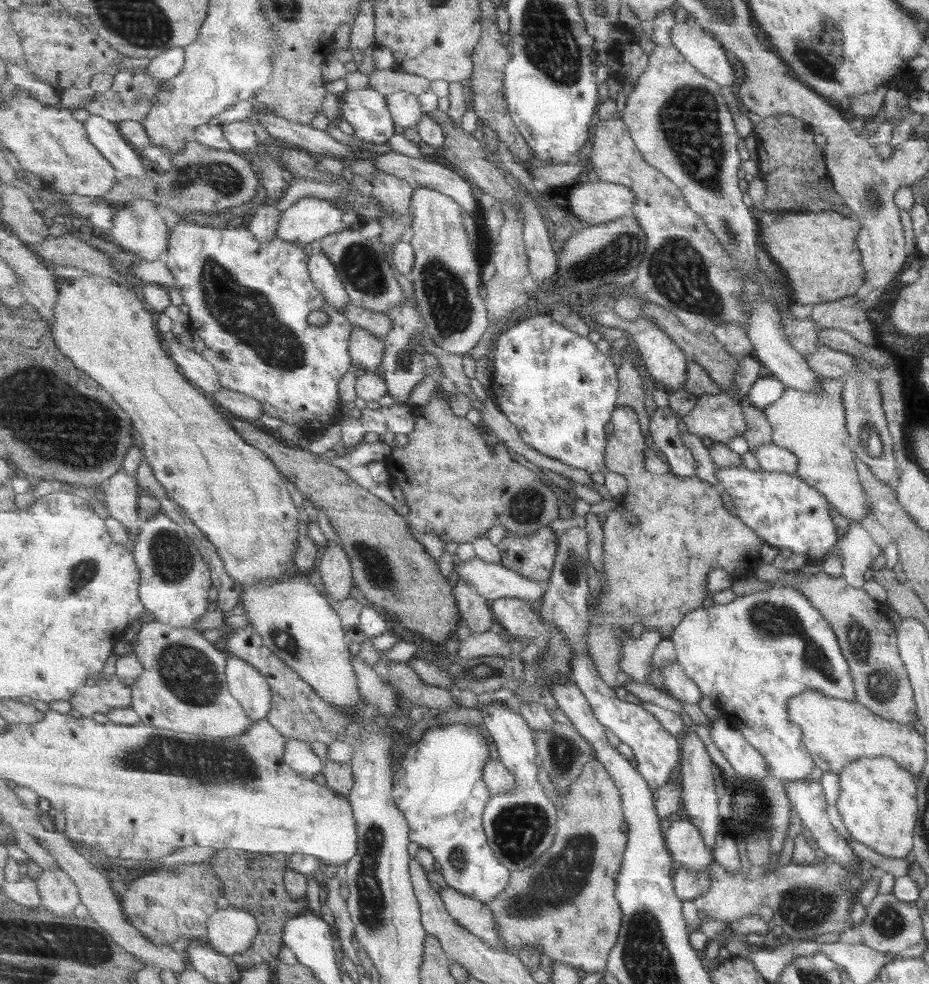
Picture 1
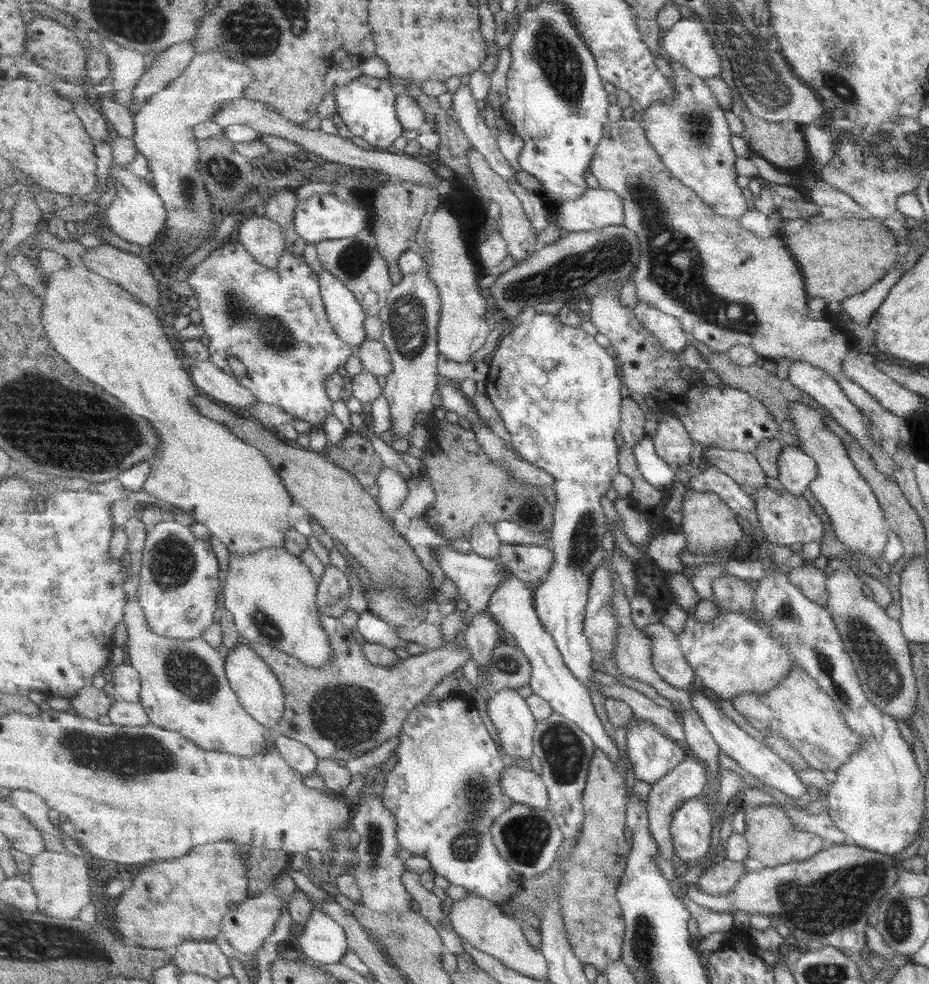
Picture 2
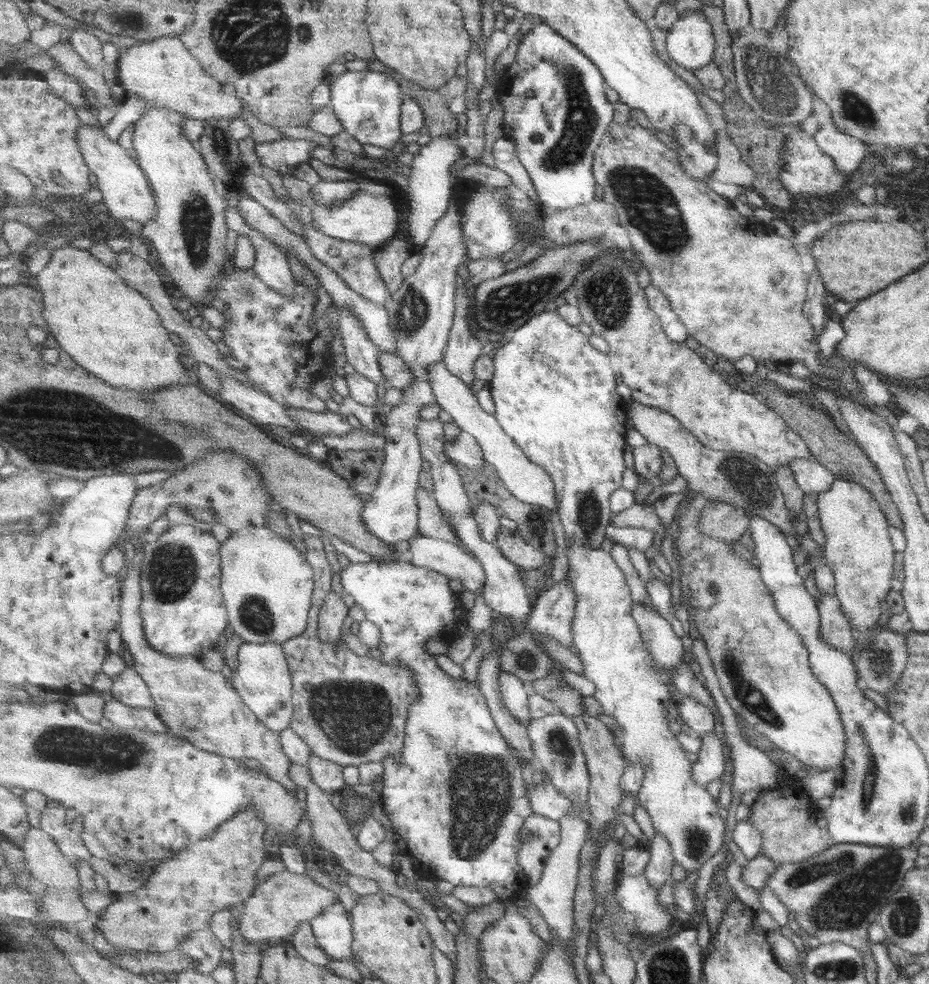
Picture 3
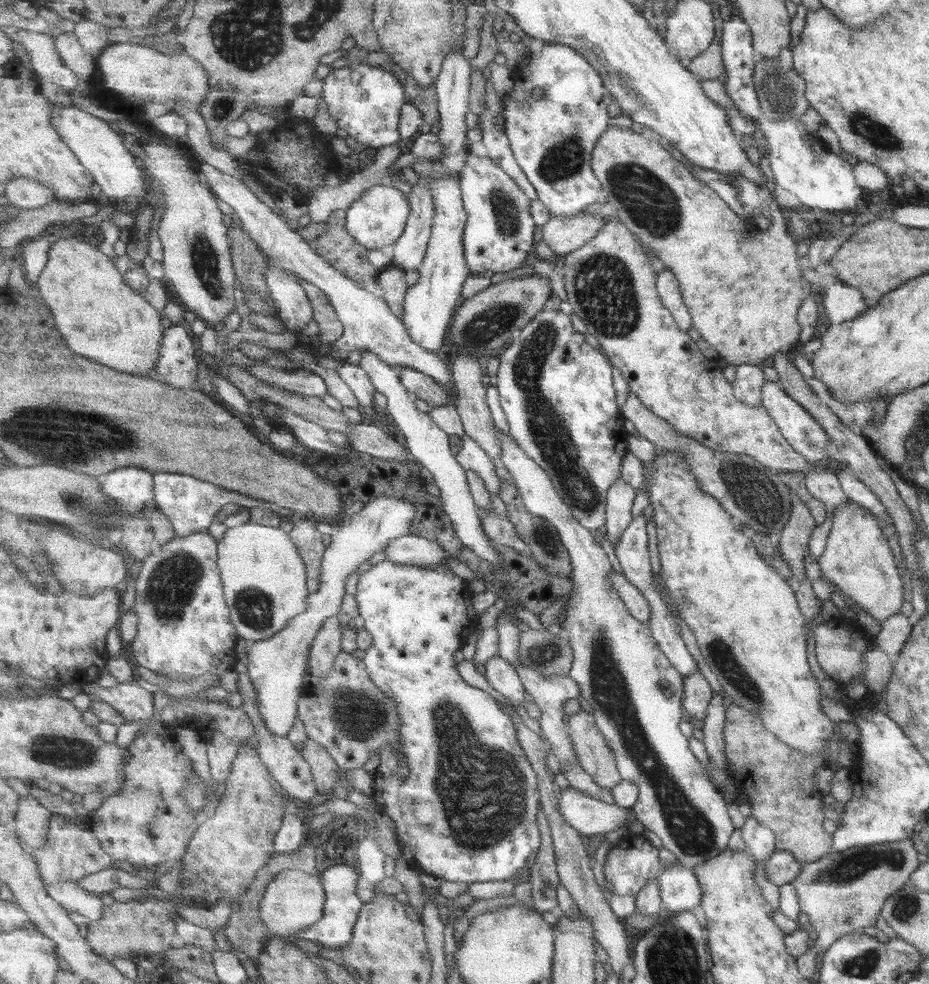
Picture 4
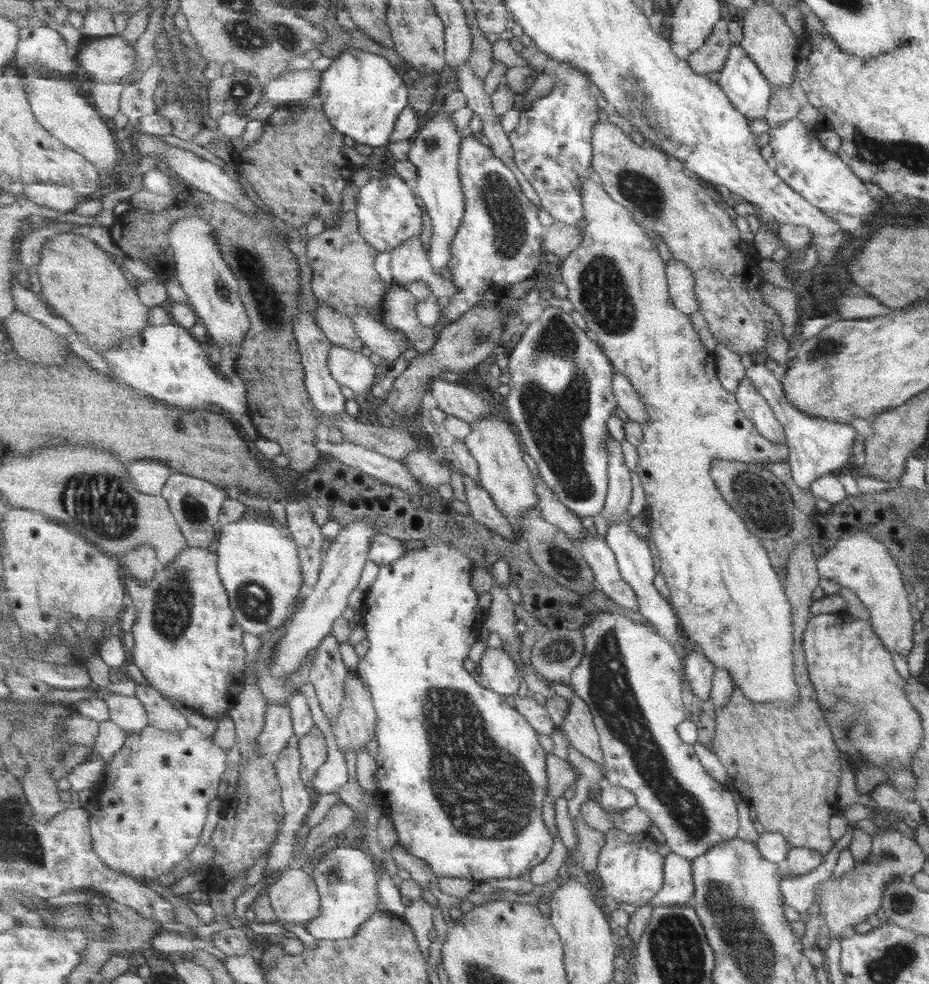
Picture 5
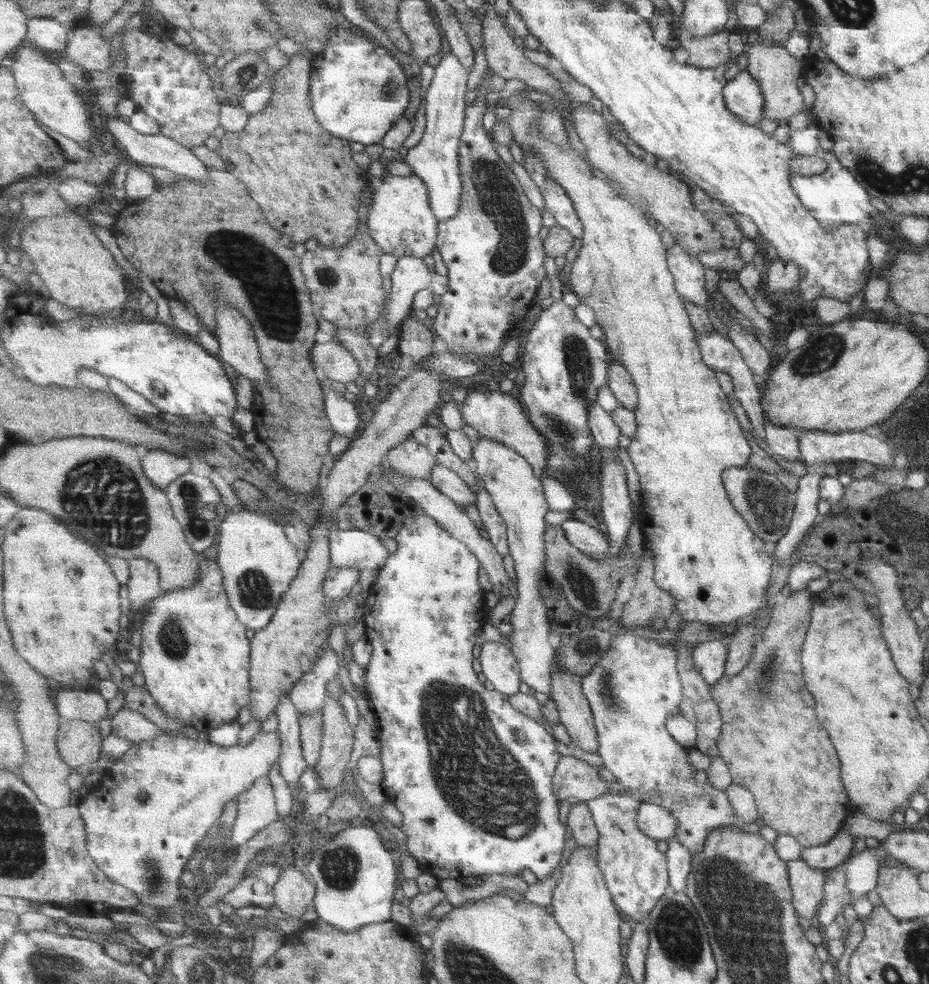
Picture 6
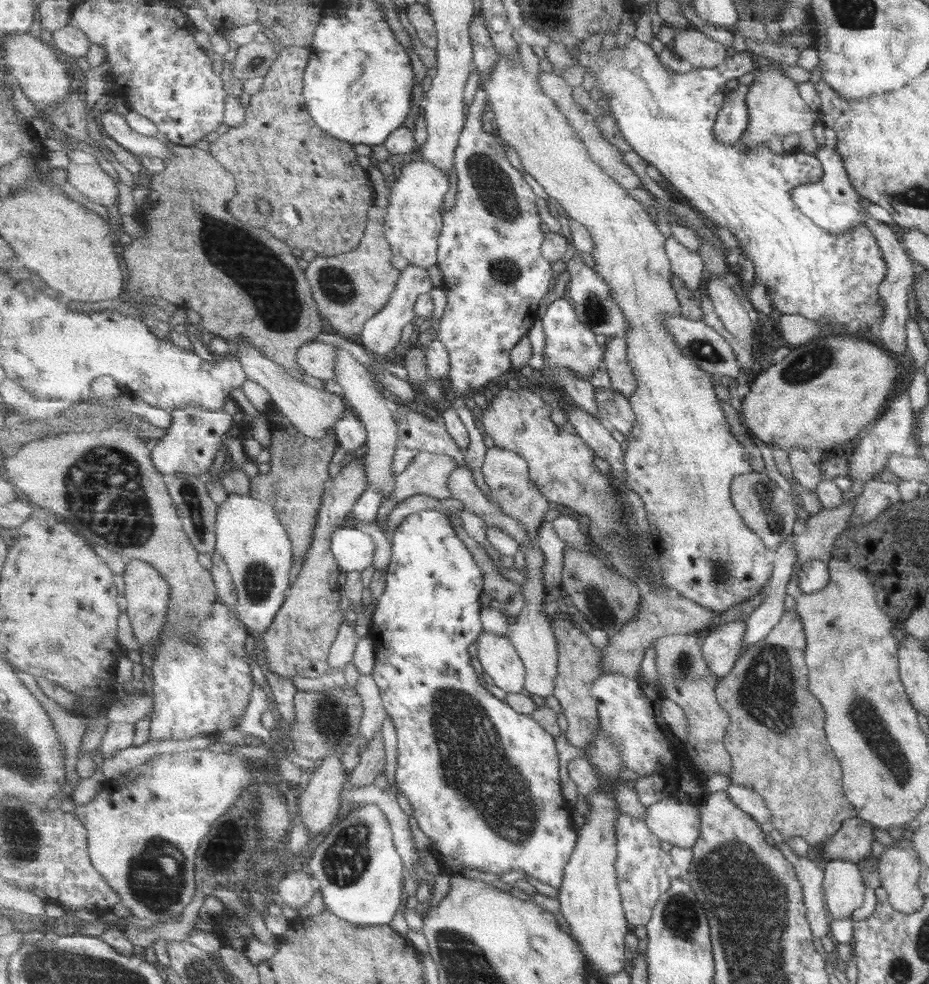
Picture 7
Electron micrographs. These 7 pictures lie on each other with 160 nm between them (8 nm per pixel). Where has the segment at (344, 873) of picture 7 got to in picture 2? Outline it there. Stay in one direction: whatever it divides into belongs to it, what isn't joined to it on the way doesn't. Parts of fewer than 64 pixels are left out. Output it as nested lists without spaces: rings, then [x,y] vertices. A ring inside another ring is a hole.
[[[317,907],[296,937],[300,951],[307,959],[321,964],[341,962],[350,948],[343,925]]]

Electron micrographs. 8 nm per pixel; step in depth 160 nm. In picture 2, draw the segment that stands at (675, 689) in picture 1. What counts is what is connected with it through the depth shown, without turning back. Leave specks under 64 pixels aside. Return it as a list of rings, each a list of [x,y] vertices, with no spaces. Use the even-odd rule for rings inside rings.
[[[661,621],[649,623],[643,631],[652,640],[655,671],[674,688],[691,690],[695,678],[698,677],[683,656],[678,634]]]

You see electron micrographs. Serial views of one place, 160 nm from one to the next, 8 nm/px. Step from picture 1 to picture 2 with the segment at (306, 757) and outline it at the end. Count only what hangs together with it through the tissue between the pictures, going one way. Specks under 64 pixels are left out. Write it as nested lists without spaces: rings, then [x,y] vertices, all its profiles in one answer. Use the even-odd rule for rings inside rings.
[[[275,732],[275,740],[279,752],[295,770],[304,776],[318,770],[319,758],[307,744],[279,732]]]

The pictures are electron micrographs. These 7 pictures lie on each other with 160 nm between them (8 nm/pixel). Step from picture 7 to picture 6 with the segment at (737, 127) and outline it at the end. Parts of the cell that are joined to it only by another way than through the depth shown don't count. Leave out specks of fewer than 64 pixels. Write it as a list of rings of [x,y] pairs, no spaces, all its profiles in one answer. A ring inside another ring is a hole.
[[[739,71],[722,88],[722,96],[727,99],[727,108],[745,124],[759,126],[763,118],[763,97],[757,81],[747,72]]]

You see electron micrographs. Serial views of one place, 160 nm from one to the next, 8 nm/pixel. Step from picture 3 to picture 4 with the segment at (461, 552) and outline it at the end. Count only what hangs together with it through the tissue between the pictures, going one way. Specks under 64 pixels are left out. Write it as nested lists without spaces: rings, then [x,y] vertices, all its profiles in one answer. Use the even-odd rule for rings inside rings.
[[[411,534],[393,539],[384,554],[393,562],[425,568],[433,565],[446,566],[447,558],[457,559],[445,550],[441,543]]]

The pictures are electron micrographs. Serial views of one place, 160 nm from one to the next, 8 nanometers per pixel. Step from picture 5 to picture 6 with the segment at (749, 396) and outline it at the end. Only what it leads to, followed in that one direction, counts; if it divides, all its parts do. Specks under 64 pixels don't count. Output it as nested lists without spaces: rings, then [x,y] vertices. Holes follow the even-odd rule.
[[[764,412],[763,419],[763,432],[765,432],[765,440],[769,450],[789,463],[799,461],[800,450],[797,442],[799,432],[794,428],[771,424],[764,416]]]

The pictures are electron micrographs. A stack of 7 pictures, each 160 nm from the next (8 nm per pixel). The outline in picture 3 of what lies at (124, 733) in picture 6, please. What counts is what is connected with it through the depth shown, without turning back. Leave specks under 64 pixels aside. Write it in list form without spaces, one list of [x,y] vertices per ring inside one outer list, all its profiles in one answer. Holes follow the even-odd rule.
[[[134,668],[125,669],[114,680],[114,686],[110,692],[112,699],[123,702],[131,707],[147,709],[155,707],[149,686]]]

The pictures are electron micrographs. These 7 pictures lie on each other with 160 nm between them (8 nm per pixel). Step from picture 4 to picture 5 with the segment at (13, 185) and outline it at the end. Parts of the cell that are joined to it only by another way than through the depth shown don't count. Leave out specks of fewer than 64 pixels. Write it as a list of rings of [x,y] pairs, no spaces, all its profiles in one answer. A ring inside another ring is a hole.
[[[42,183],[25,186],[23,194],[27,194],[31,201],[35,201],[35,204],[54,209],[59,214],[73,212],[82,199],[75,190],[67,186]]]

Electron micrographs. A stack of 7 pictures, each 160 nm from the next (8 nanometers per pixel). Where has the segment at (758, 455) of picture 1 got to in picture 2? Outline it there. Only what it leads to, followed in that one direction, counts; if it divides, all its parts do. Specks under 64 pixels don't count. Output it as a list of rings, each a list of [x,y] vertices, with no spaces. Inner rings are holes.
[[[783,446],[775,464],[777,480],[793,496],[800,496],[816,475],[815,462],[796,447]]]

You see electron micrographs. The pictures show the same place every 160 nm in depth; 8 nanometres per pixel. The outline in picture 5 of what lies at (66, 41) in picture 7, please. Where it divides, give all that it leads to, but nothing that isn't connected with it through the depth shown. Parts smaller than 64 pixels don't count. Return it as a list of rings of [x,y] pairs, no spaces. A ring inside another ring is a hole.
[[[117,34],[84,38],[76,60],[95,83],[117,84],[135,70],[135,56],[133,45]]]

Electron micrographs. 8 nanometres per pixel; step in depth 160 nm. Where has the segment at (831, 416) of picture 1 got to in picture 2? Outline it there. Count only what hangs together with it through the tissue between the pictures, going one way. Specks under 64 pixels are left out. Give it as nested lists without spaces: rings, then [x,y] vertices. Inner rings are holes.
[[[790,402],[788,417],[796,428],[797,448],[815,462],[816,475],[808,484],[808,489],[831,520],[830,527],[834,535],[843,546],[860,551],[870,560],[877,561],[878,565],[890,528],[869,485],[853,467],[841,439],[824,425],[822,416],[814,408],[802,402]]]

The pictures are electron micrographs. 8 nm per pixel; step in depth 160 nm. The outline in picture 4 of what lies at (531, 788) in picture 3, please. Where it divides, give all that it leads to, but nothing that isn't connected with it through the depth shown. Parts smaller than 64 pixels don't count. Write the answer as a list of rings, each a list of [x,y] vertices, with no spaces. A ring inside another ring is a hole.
[[[569,786],[561,792],[559,814],[567,819],[571,826],[587,837],[626,831],[630,820],[629,810],[617,804],[607,804]]]

